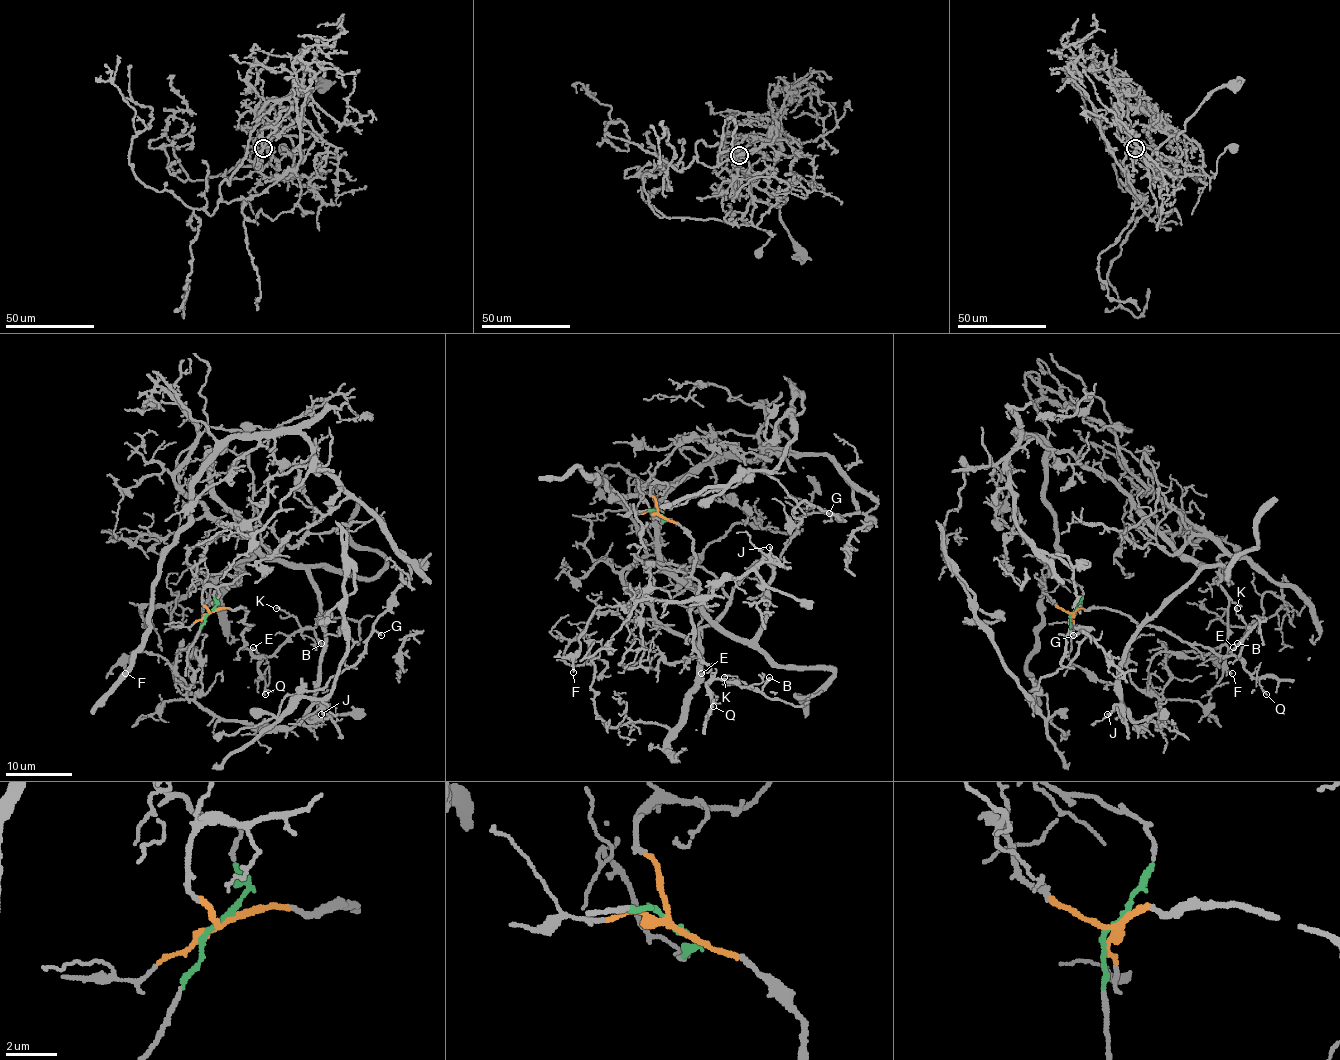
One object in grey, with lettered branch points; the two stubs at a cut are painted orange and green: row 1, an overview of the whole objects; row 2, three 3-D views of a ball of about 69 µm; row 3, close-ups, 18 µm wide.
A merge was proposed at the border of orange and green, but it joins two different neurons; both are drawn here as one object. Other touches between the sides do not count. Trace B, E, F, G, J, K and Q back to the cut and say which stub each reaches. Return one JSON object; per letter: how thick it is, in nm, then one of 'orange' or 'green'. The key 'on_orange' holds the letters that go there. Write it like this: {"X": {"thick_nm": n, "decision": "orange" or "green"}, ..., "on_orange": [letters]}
{"B": {"thick_nm": 220, "decision": "orange"}, "E": {"thick_nm": 120, "decision": "orange"}, "F": {"thick_nm": 130, "decision": "green"}, "G": {"thick_nm": 150, "decision": "green"}, "J": {"thick_nm": 160, "decision": "green"}, "K": {"thick_nm": 110, "decision": "orange"}, "Q": {"thick_nm": 80, "decision": "orange"}, "on_orange": ["B", "E", "K", "Q"]}

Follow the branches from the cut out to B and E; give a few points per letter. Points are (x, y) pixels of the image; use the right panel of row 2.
B: (1073, 612), (1119, 610), (1219, 655), (1239, 655), (1247, 632), (1237, 644)
E: (1073, 612), (1119, 610), (1219, 655), (1232, 653), (1234, 647)

